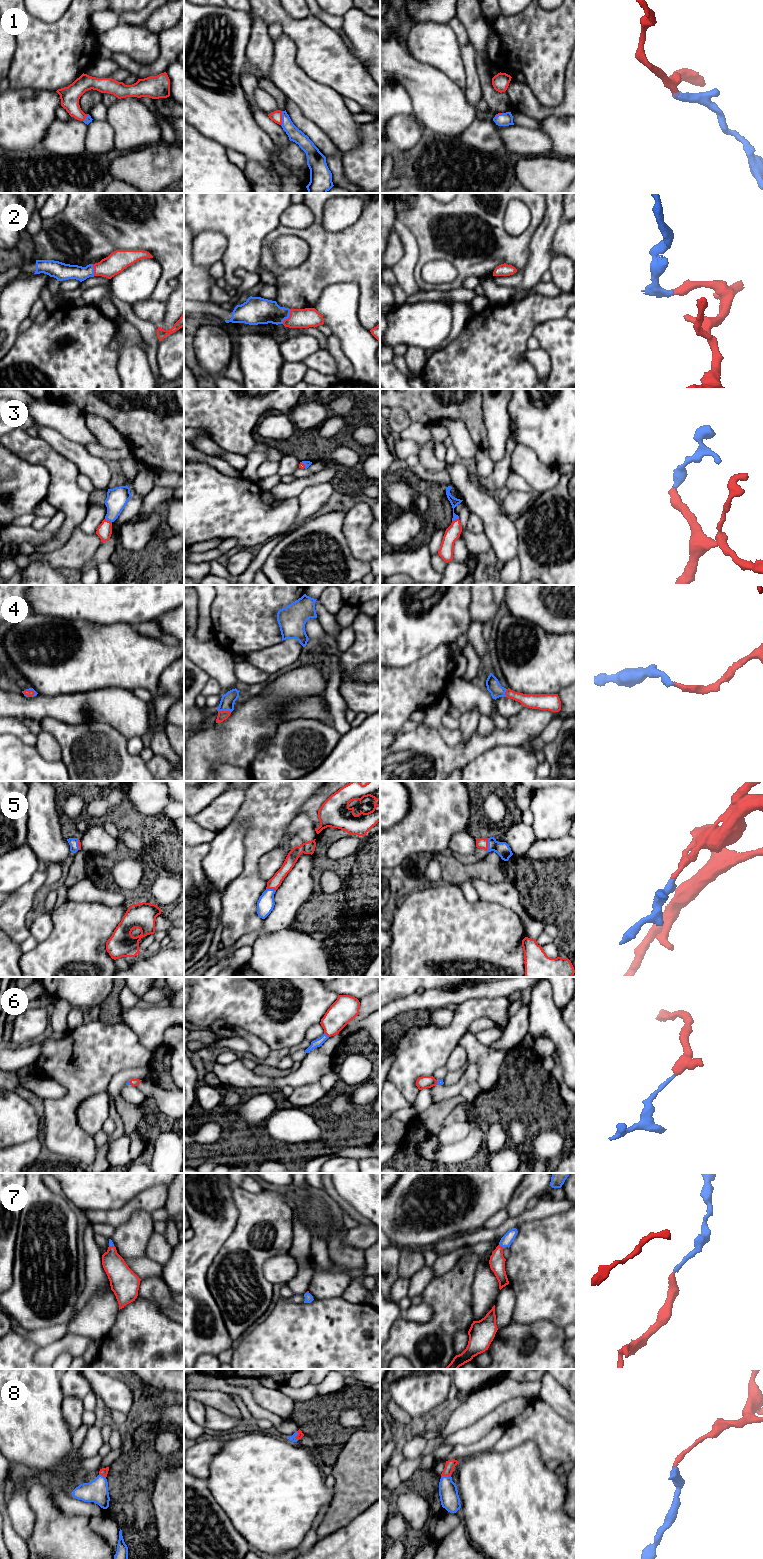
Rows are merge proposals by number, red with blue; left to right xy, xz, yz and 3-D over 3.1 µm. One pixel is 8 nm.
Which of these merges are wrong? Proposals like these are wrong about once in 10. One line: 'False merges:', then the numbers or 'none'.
False merges: none

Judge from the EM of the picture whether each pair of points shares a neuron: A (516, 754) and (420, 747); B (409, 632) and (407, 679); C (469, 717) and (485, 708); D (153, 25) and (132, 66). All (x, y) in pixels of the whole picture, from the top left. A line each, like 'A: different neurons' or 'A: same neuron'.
A: different neurons
B: different neurons
C: different neurons
D: different neurons

